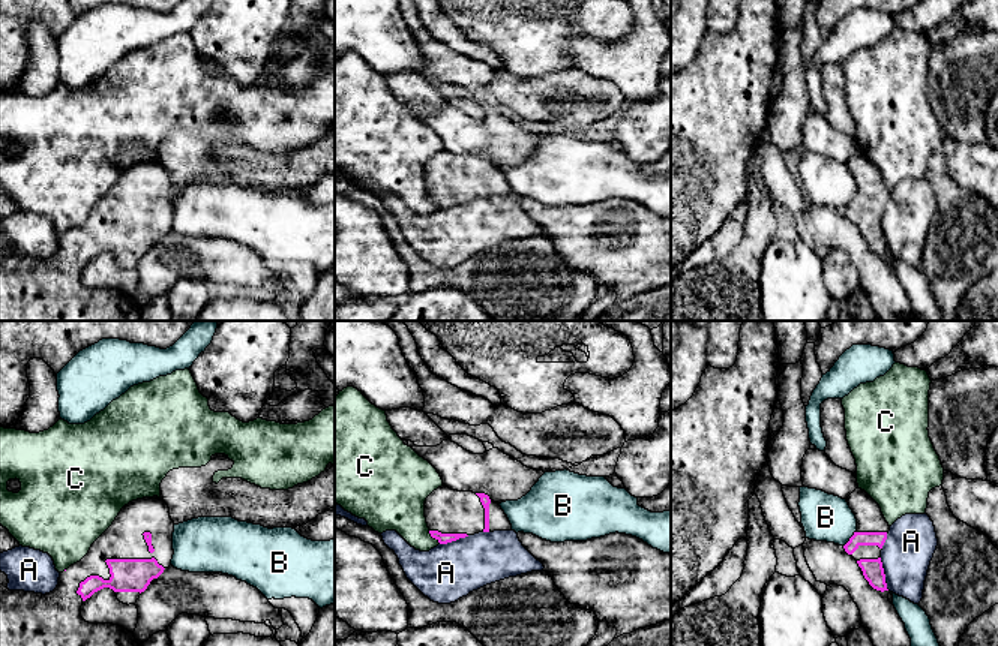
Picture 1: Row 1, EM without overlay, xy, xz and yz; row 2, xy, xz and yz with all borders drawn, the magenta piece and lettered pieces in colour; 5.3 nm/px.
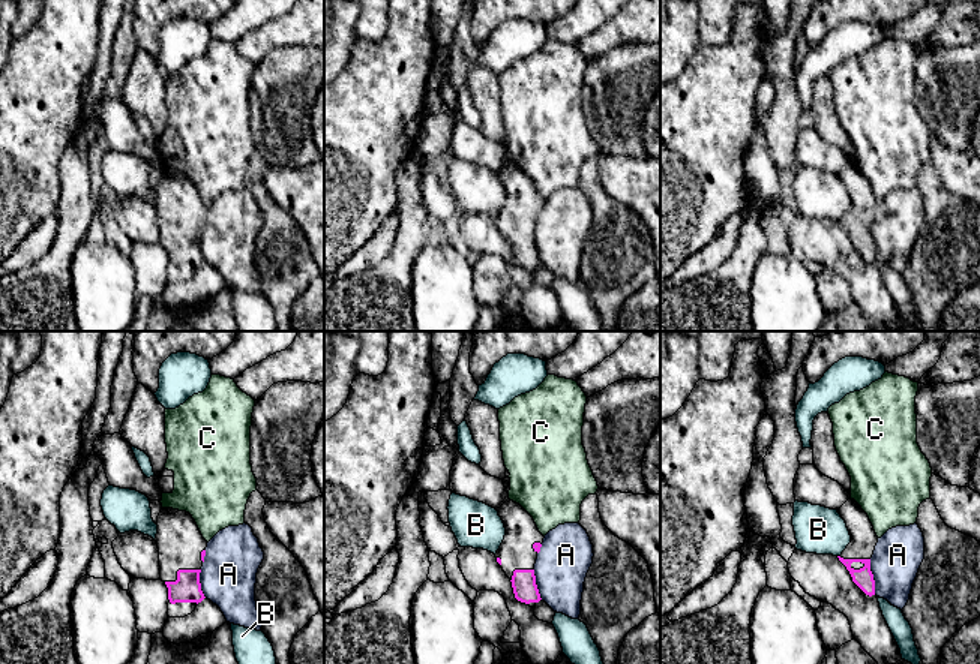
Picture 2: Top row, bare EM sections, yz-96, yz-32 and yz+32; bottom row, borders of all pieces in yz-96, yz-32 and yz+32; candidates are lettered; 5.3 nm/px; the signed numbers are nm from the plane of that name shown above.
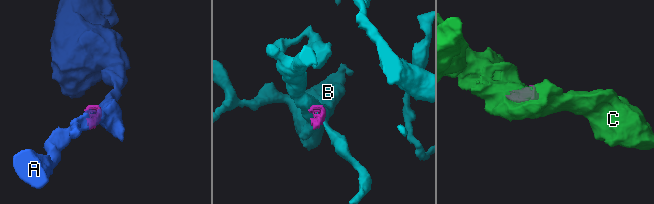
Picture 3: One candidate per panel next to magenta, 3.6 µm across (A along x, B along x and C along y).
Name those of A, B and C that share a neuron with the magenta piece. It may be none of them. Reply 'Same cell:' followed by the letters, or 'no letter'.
Same cell: no letter

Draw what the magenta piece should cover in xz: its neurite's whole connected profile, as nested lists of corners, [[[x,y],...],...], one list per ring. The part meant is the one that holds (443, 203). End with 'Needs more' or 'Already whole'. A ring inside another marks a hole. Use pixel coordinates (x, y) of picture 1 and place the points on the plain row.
[[[444,148],[425,165],[429,198],[447,208],[479,196],[512,195],[501,171],[485,157],[458,156]]]. Needs more

